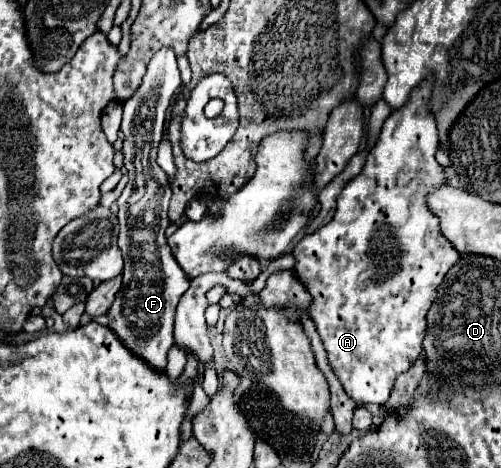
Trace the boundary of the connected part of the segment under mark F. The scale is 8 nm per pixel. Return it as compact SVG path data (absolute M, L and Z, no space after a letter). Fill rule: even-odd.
M154 56L148 64L140 90L124 102L124 166L128 170L128 184L116 200L120 212L118 246L124 252L122 288L108 310L110 328L120 336L126 348L150 362L156 370L166 368L166 354L174 344L174 312L180 296L188 290L188 276L180 270L172 248L166 242L166 228L170 226L168 204L172 188L166 172L156 164L160 140L164 136L164 122L172 98L180 86L180 72L176 56Z

